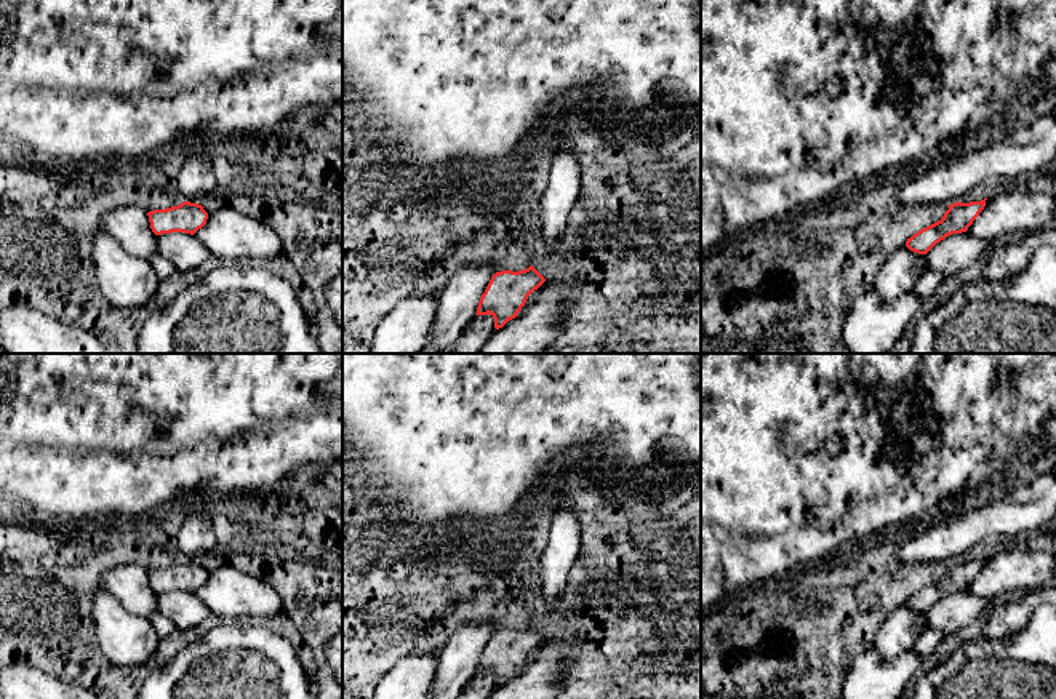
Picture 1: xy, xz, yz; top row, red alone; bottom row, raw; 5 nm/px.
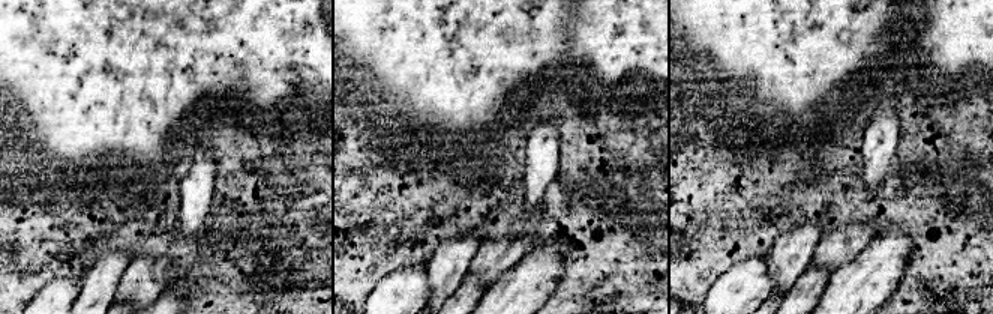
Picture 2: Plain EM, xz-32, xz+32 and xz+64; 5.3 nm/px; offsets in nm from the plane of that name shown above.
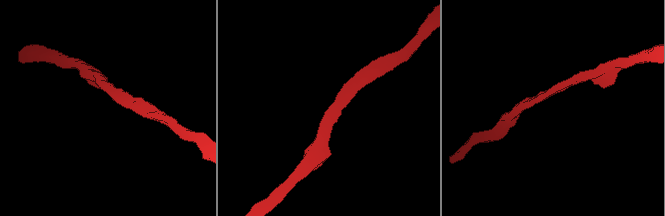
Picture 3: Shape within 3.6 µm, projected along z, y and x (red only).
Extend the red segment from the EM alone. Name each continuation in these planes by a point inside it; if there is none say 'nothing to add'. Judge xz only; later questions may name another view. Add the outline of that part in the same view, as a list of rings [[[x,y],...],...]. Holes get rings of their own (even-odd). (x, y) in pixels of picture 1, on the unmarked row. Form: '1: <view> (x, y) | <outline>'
nothing to add

